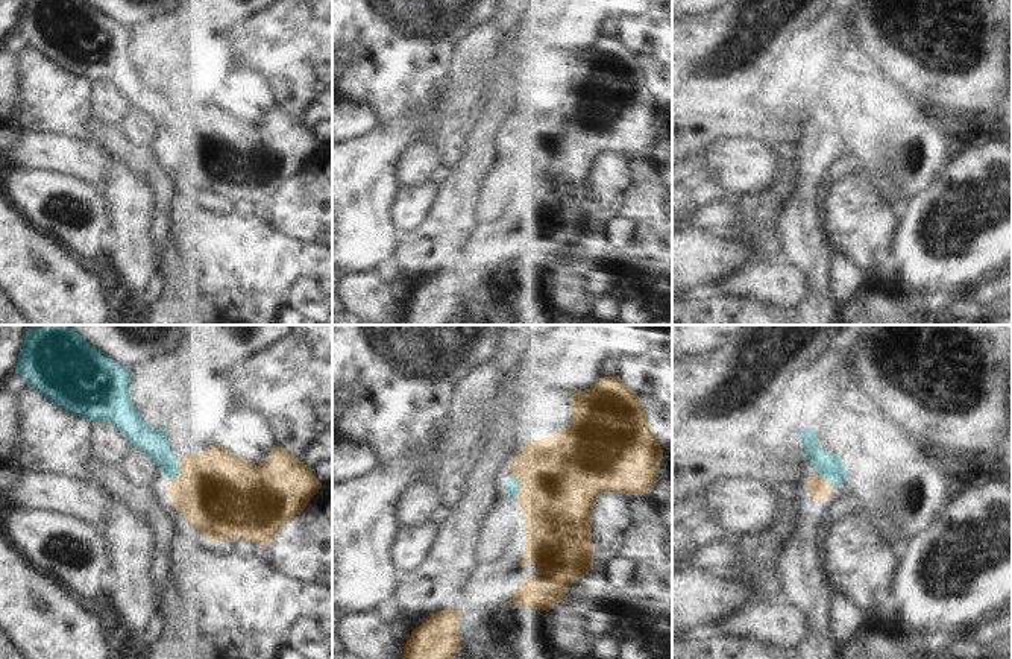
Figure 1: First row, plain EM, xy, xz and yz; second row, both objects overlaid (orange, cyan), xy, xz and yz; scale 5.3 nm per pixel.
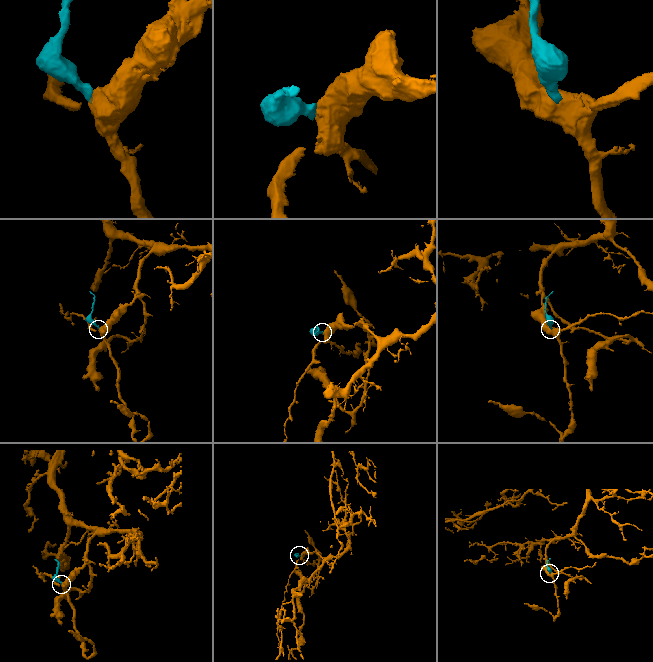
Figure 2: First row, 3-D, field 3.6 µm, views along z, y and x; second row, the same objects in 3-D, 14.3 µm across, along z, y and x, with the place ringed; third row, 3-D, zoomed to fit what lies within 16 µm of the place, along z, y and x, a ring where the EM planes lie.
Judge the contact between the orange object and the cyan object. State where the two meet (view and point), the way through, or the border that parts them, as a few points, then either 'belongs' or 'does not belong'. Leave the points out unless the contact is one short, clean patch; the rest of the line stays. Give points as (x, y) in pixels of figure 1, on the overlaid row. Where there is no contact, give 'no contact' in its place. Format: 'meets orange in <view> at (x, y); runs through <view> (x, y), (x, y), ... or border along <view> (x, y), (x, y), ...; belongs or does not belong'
meets orange in xz at (519, 486); runs through xz (560, 479), (537, 480), (519, 486), (512, 485); belongs

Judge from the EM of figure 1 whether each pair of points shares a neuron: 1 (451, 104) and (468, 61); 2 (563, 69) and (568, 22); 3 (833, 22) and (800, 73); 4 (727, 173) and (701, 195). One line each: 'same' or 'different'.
1: same
2: different
3: same
4: different

